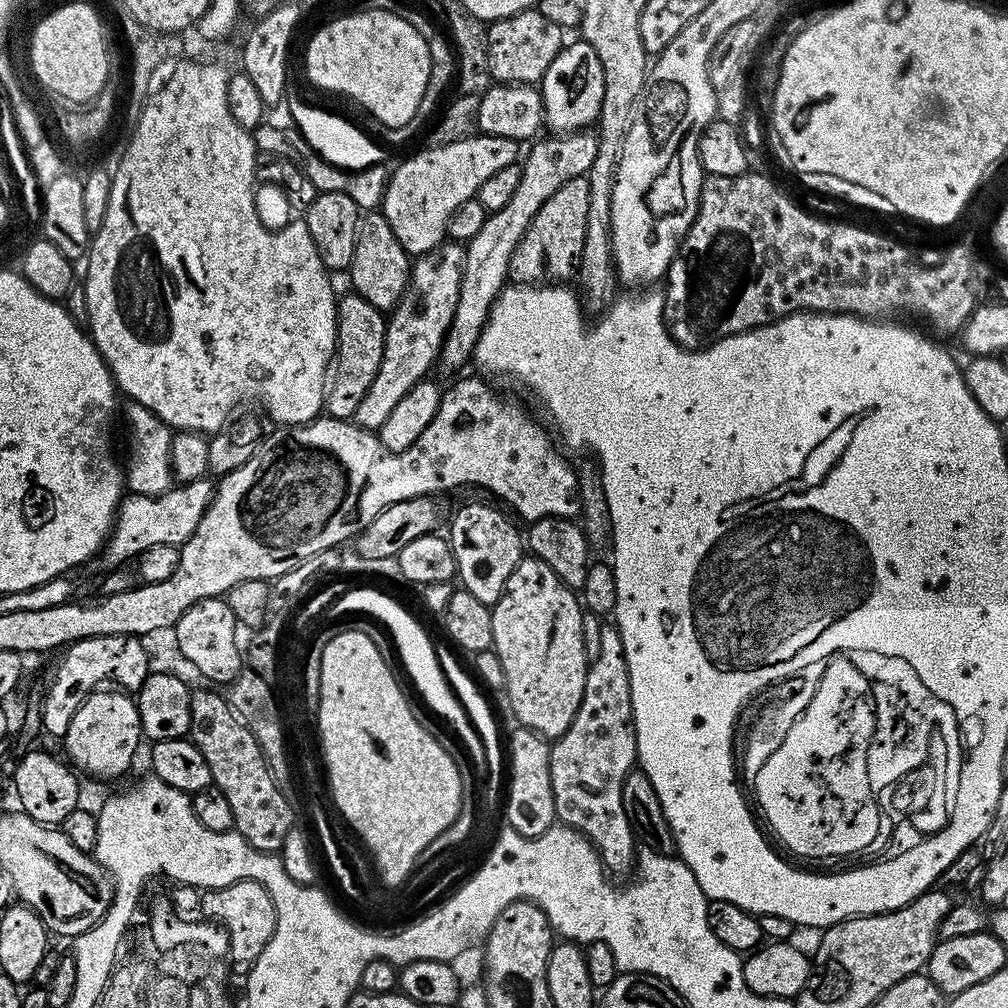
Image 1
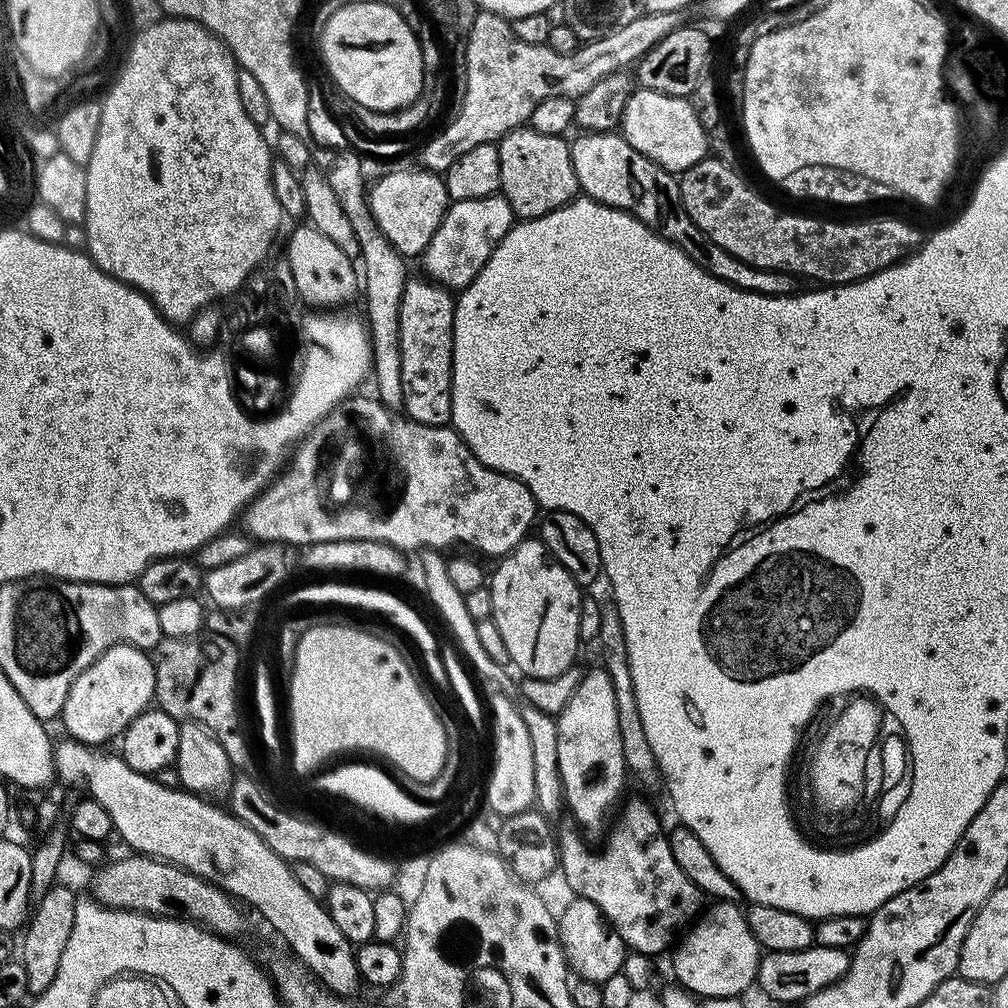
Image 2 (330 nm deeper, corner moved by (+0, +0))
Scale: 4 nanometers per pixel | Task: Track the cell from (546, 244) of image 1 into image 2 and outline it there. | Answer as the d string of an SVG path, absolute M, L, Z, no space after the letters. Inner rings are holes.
M530 126L507 132L498 142L498 162L502 162L500 192L510 202L513 217L533 220L550 214L577 199L580 183L574 174L572 150L564 136L538 134Z

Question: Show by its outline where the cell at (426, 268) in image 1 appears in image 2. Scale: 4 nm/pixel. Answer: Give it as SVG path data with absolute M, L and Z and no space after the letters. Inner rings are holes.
M502 194L451 201L438 230L434 230L434 238L430 238L422 253L423 275L436 284L443 284L449 290L463 290L470 286L478 270L486 266L490 254L511 230L513 223L512 207Z

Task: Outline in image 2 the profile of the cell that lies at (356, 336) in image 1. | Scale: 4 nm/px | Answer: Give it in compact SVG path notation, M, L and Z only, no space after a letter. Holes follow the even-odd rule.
M307 222L293 228L296 229L288 236L286 259L294 274L297 297L316 310L332 310L337 307L335 304L344 304L355 296L357 299L358 268L353 257L342 254L342 249L330 238L326 238L322 230L313 228Z

